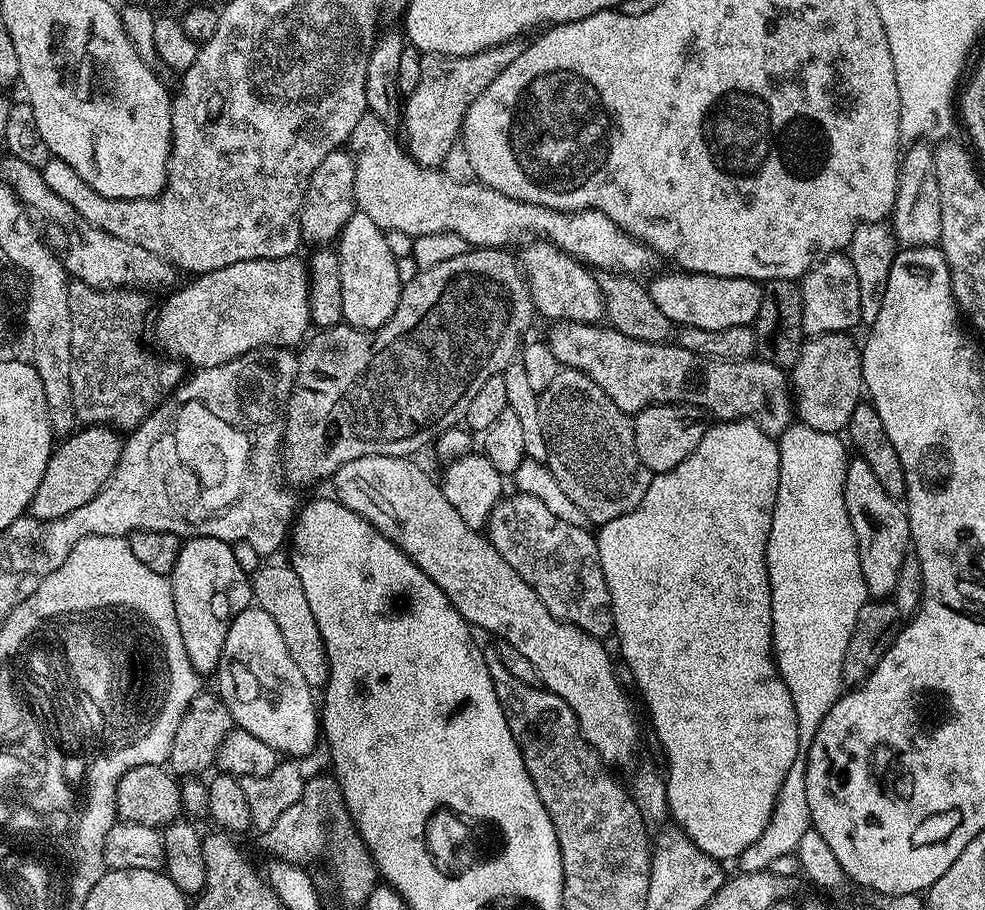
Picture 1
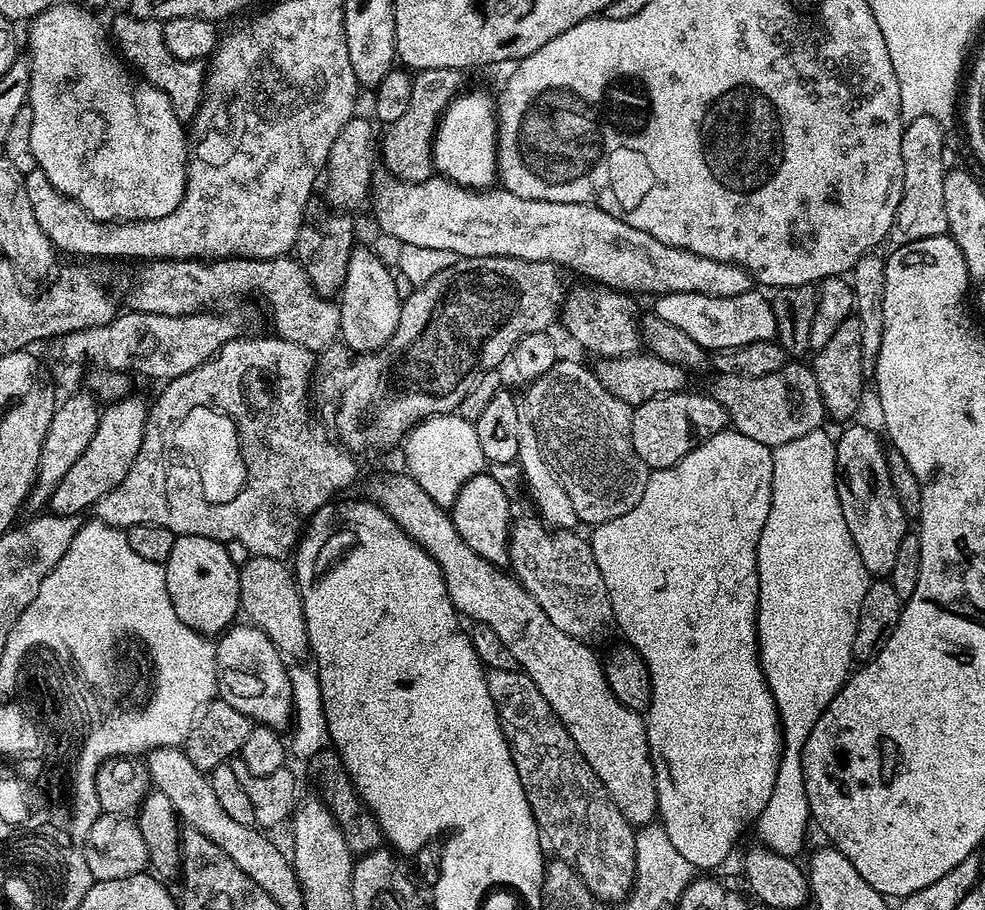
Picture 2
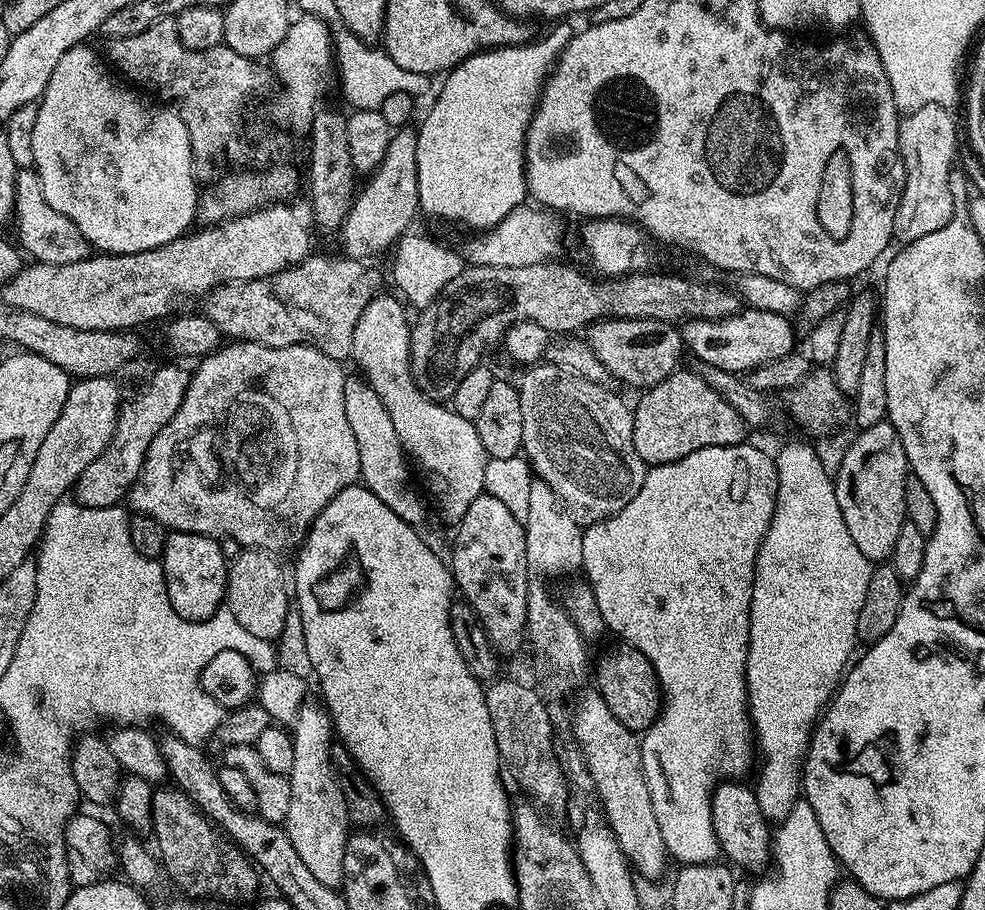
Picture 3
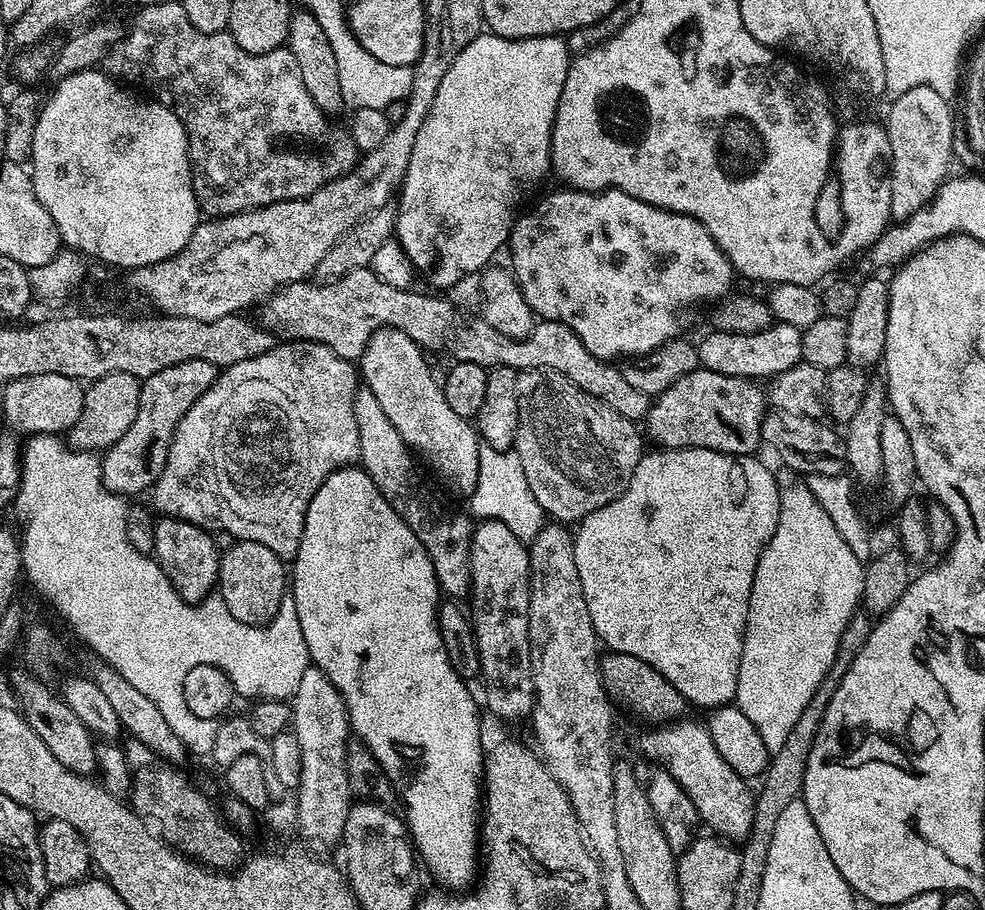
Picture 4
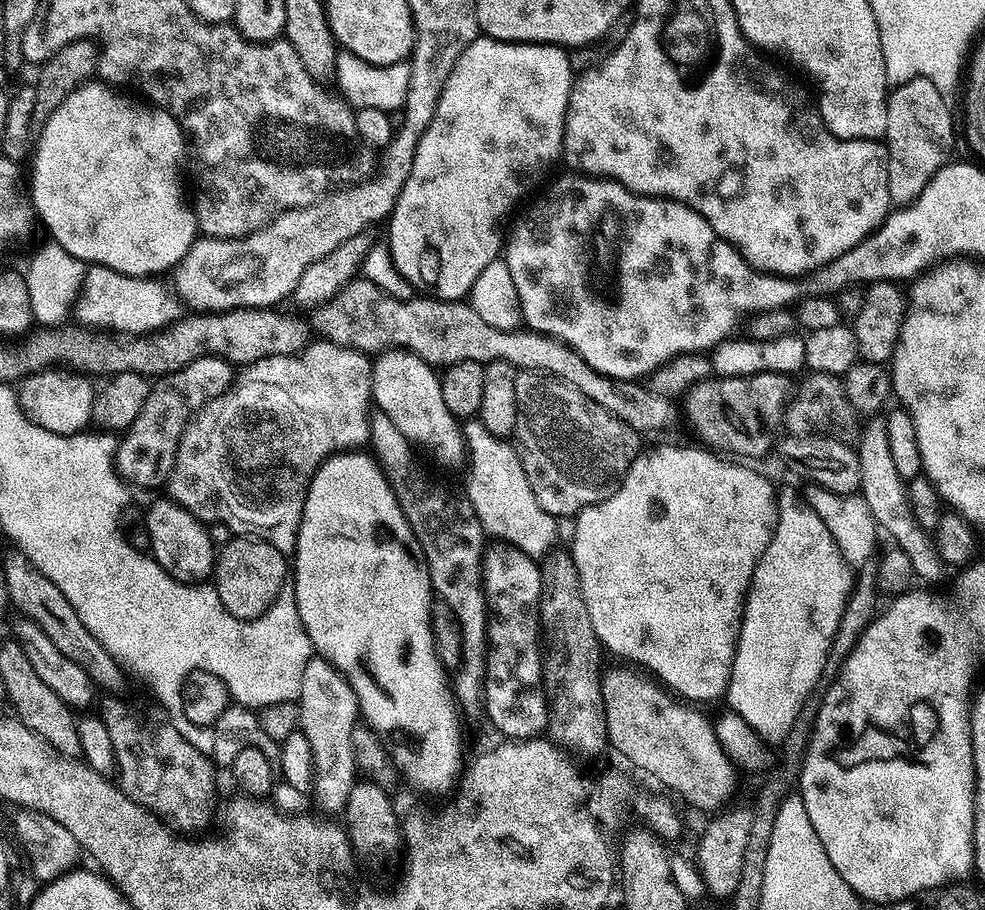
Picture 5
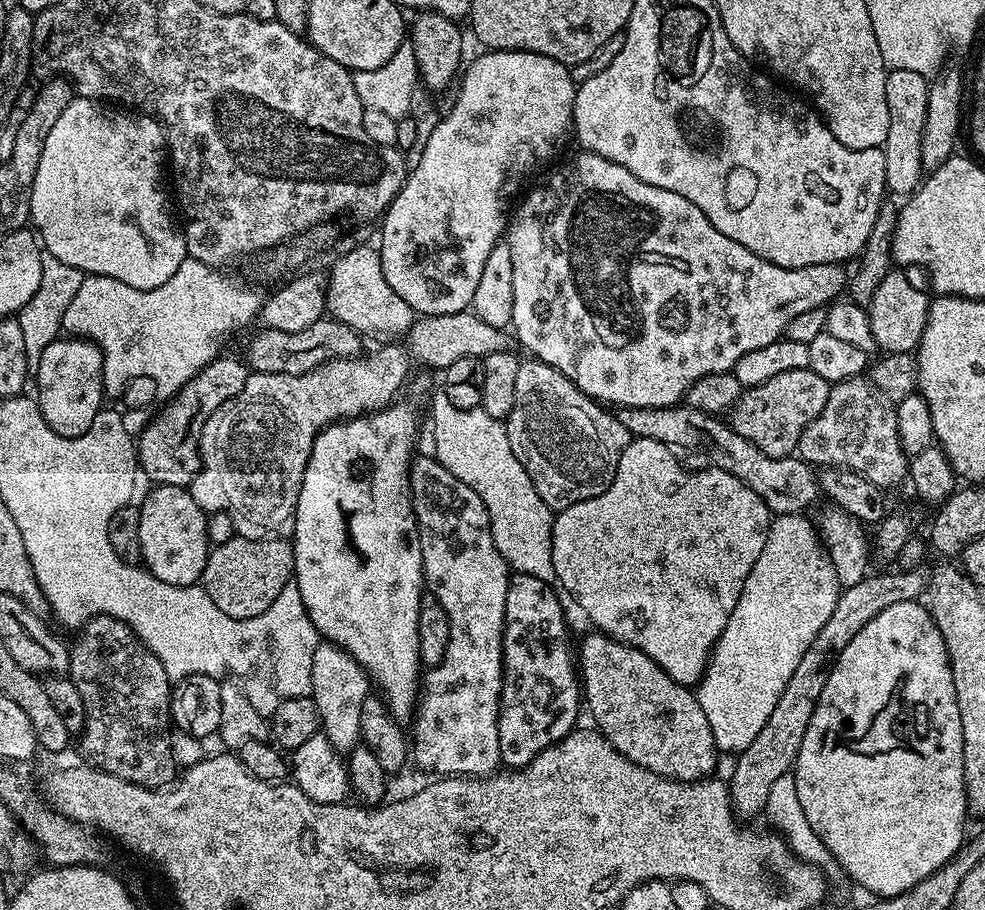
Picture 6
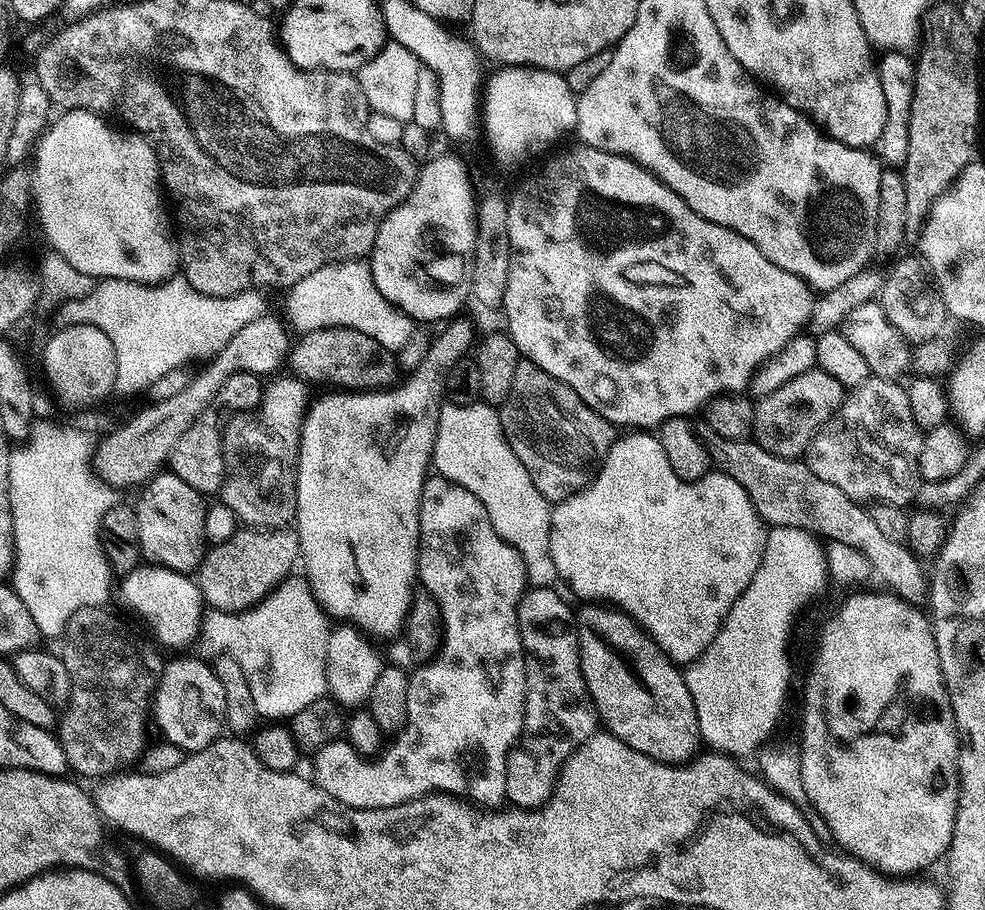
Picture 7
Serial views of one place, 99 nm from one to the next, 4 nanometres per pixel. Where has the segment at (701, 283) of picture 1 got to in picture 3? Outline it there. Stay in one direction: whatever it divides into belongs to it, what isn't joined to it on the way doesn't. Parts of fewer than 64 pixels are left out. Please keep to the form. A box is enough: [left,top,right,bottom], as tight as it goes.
[680,307,798,374]

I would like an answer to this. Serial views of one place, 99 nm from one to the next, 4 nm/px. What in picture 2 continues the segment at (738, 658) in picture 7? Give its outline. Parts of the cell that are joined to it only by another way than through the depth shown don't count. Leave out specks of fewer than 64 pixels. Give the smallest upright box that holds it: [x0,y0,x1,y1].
[754,430,870,858]

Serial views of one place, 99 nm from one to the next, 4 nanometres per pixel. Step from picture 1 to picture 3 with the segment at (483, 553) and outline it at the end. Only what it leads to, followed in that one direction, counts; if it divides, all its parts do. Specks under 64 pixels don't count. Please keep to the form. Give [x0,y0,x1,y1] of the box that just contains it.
[572,690,670,881]

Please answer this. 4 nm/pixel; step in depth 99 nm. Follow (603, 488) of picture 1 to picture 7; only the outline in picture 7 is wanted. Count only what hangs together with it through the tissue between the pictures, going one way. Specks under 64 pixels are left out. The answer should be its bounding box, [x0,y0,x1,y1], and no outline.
[498,358,618,506]

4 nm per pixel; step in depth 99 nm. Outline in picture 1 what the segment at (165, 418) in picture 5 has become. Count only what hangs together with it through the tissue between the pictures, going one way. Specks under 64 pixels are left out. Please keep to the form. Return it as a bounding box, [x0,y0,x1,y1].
[28,424,121,520]

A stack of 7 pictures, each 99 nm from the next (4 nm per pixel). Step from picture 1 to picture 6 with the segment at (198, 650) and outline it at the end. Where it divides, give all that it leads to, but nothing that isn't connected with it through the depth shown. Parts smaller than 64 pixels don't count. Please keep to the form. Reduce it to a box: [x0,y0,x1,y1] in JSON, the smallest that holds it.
[138,484,210,588]

